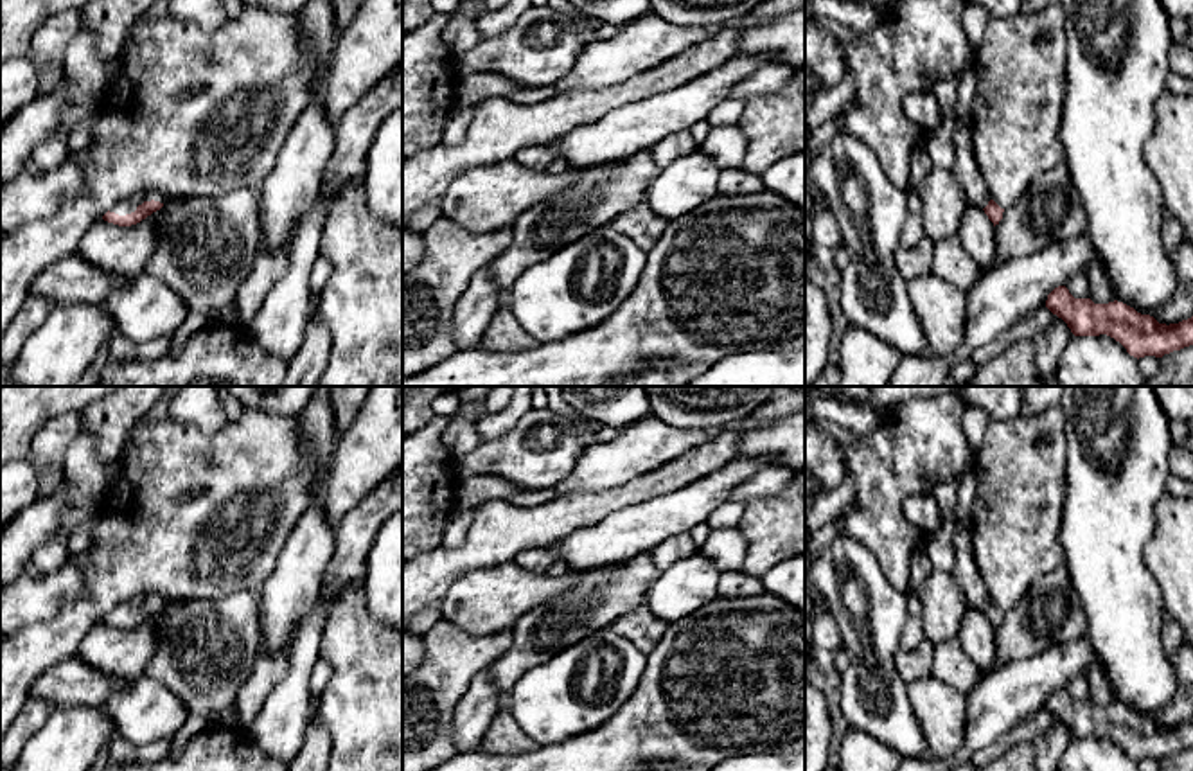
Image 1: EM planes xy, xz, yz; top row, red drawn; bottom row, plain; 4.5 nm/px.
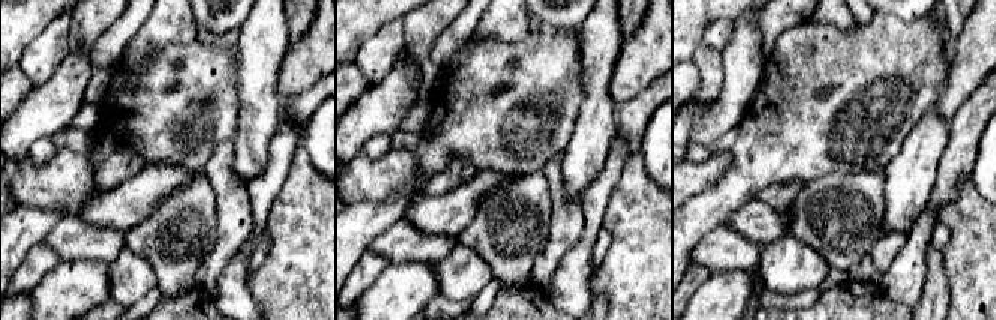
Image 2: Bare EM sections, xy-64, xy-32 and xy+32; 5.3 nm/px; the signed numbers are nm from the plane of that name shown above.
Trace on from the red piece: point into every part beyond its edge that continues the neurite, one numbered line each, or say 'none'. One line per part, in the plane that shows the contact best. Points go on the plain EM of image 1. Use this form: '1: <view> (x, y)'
1: xy (123, 610)

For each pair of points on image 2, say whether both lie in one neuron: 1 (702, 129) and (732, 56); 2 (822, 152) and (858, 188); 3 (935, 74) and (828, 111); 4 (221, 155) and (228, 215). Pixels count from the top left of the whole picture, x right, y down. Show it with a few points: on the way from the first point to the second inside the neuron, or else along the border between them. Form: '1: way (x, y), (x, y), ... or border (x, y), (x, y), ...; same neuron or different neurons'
1: way (720, 111), (732, 99), (732, 74); same neuron
2: border (878, 170), (828, 173), (809, 181); different neurons
3: way (908, 71), (878, 74), (855, 92); same neuron
4: way (221, 170), (228, 187), (228, 200); same neuron

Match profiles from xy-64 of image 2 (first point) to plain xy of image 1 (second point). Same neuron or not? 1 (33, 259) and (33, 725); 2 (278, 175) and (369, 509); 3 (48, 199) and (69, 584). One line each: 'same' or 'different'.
1: same
2: different
3: same

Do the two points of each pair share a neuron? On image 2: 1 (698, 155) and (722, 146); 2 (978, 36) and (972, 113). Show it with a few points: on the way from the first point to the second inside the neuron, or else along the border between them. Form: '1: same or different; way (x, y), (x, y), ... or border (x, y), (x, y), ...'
1: same; way (704, 153), (716, 149)
2: different; border (980, 83), (951, 117)

